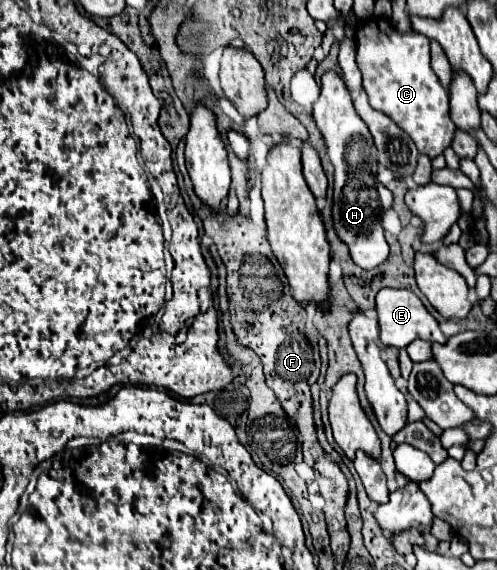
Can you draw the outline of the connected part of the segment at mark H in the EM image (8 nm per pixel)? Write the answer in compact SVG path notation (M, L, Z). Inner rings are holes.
M326 71L322 75L320 99L314 103L314 121L320 129L328 157L334 165L334 195L332 195L332 223L336 235L348 245L352 261L362 269L374 269L388 257L388 243L382 229L382 203L376 189L378 159L372 135L366 123L356 115L352 107L350 93L344 81L334 73Z

